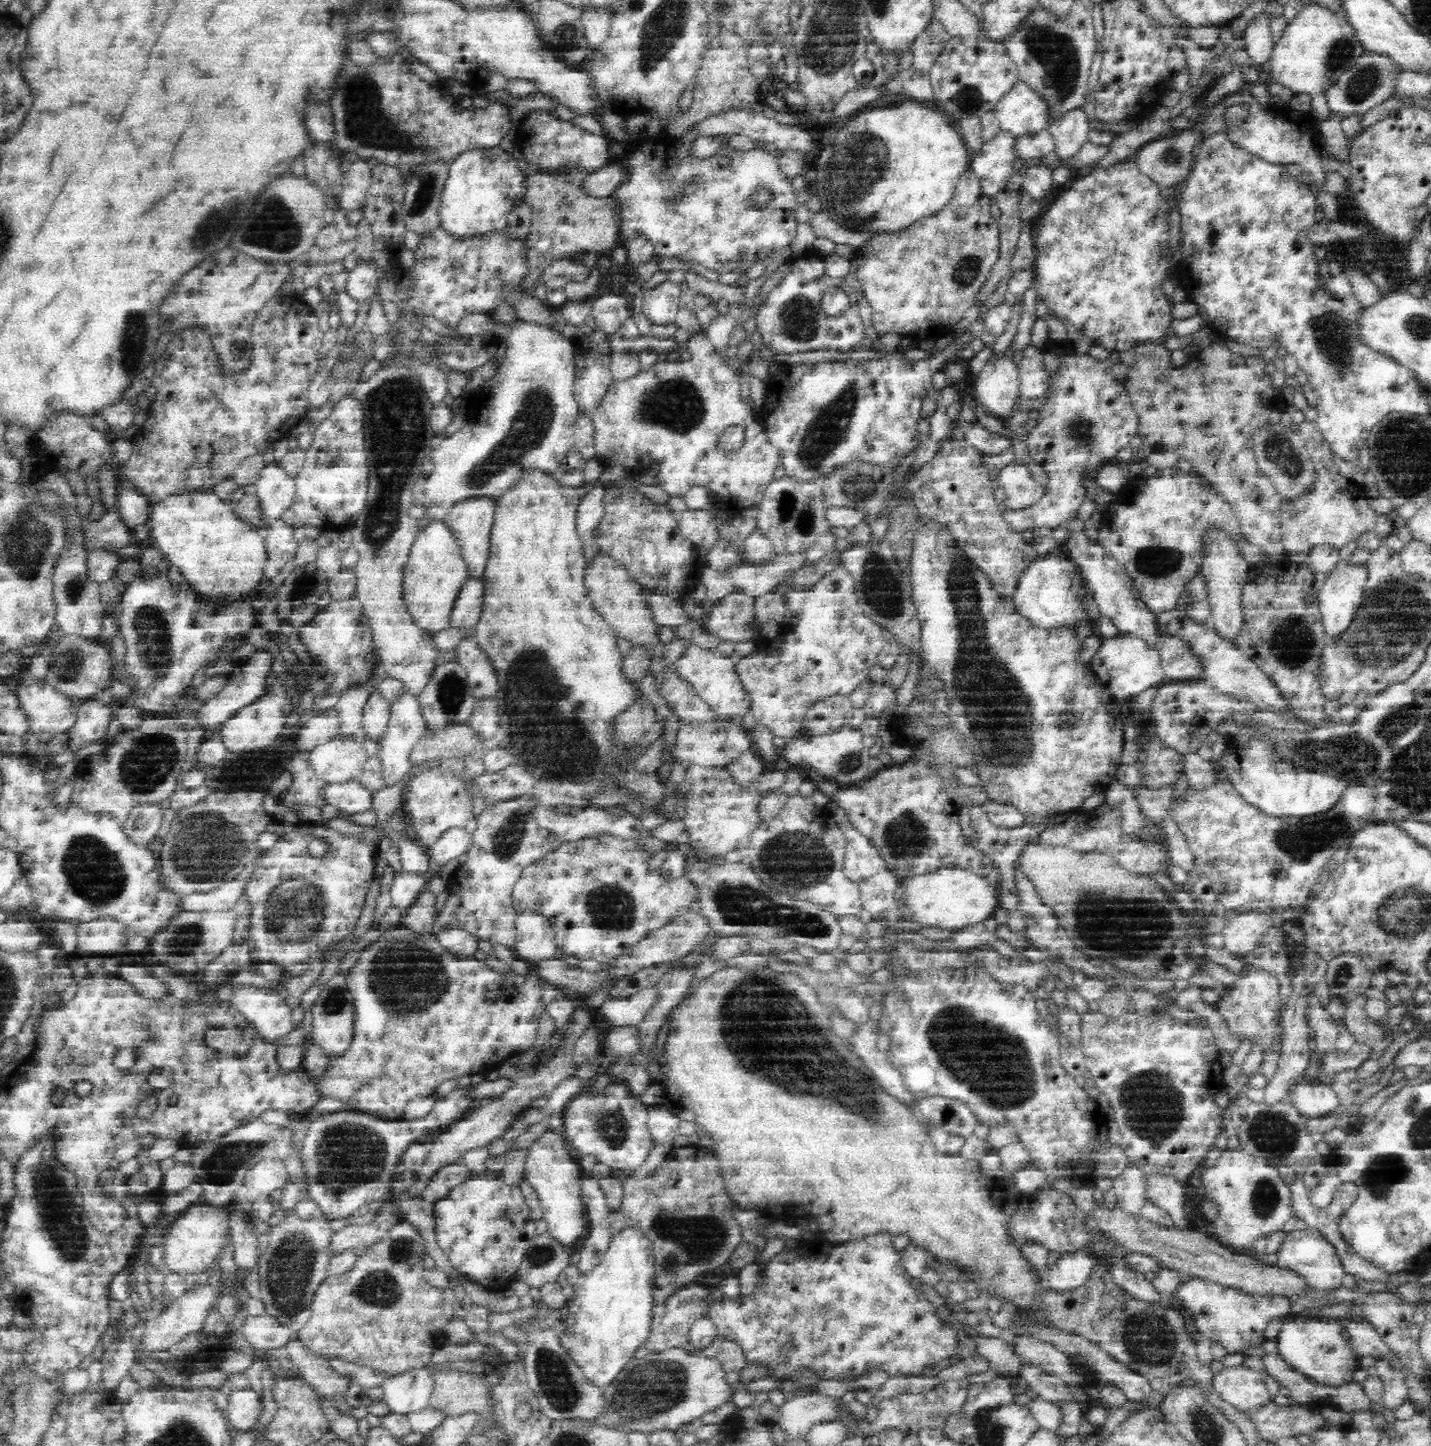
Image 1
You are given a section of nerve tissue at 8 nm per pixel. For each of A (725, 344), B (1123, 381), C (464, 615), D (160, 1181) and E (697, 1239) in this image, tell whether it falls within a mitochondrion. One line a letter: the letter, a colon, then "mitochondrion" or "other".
A: other
B: other
C: other
D: other
E: mitochondrion

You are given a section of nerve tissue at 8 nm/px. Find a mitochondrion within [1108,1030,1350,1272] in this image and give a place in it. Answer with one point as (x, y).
(1148, 1097)

